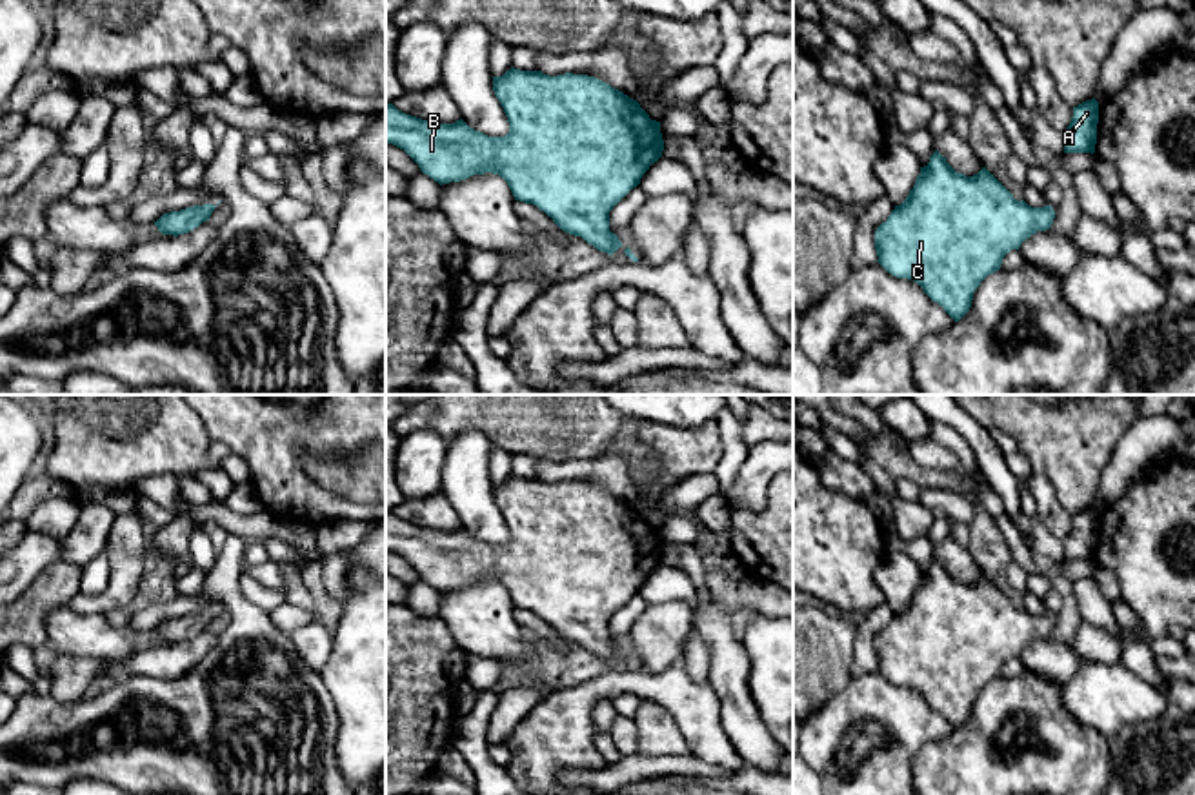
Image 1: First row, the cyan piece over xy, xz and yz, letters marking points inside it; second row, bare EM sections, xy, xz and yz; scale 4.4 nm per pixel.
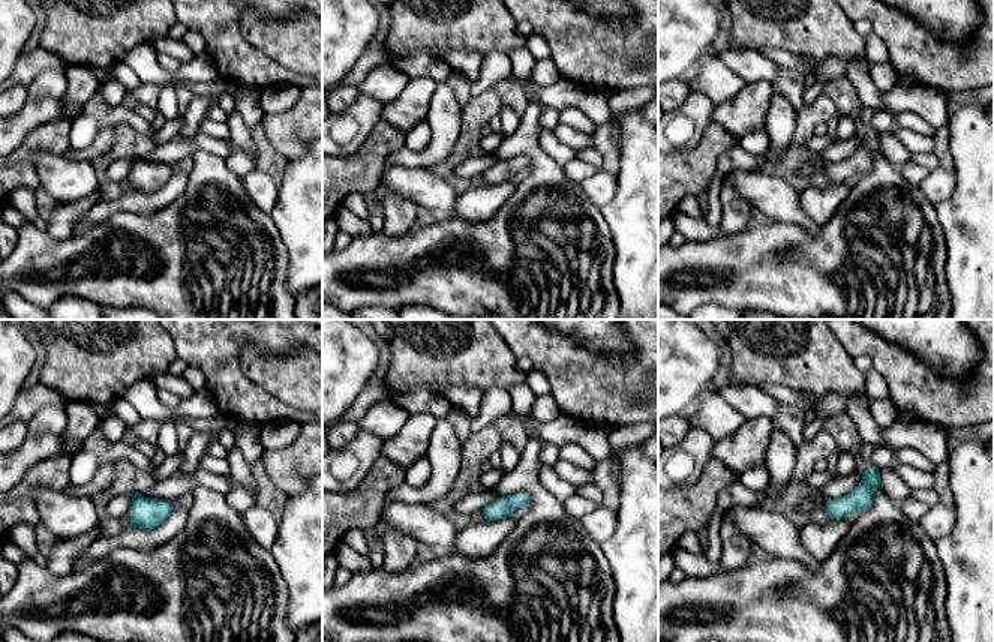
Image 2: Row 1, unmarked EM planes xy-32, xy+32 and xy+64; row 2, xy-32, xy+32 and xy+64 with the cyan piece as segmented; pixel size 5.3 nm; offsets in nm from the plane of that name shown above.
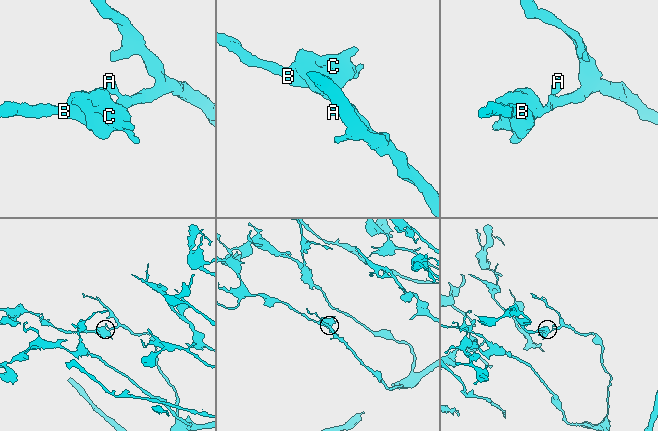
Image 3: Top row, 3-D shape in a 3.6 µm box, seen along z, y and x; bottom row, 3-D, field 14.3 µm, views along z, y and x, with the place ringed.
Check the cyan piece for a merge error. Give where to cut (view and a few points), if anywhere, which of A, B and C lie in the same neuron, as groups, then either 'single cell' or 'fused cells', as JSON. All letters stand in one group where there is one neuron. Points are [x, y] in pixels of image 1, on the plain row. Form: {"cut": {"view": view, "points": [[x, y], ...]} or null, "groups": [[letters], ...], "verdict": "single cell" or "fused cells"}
{"cut": null, "groups": [["A", "B", "C"]], "verdict": "single cell"}

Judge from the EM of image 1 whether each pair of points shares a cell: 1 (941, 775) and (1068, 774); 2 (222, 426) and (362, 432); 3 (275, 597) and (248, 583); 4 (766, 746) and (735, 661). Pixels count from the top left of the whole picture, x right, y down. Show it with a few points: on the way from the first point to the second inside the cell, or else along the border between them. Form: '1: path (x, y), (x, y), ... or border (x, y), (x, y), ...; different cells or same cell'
1: path (972, 775), (1037, 774); same cell
2: path (257, 426), (328, 426); same cell
3: path (268, 597), (255, 590); same cell
4: path (744, 724), (737, 710), (735, 683); same cell

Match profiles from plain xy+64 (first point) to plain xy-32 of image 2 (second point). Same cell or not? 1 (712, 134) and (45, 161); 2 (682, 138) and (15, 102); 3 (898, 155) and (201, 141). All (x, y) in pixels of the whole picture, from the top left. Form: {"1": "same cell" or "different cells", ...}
{"1": "different cells", "2": "different cells", "3": "same cell"}

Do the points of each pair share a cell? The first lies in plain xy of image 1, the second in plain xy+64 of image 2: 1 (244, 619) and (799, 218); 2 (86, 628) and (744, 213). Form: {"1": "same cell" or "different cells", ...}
{"1": "different cells", "2": "different cells"}

